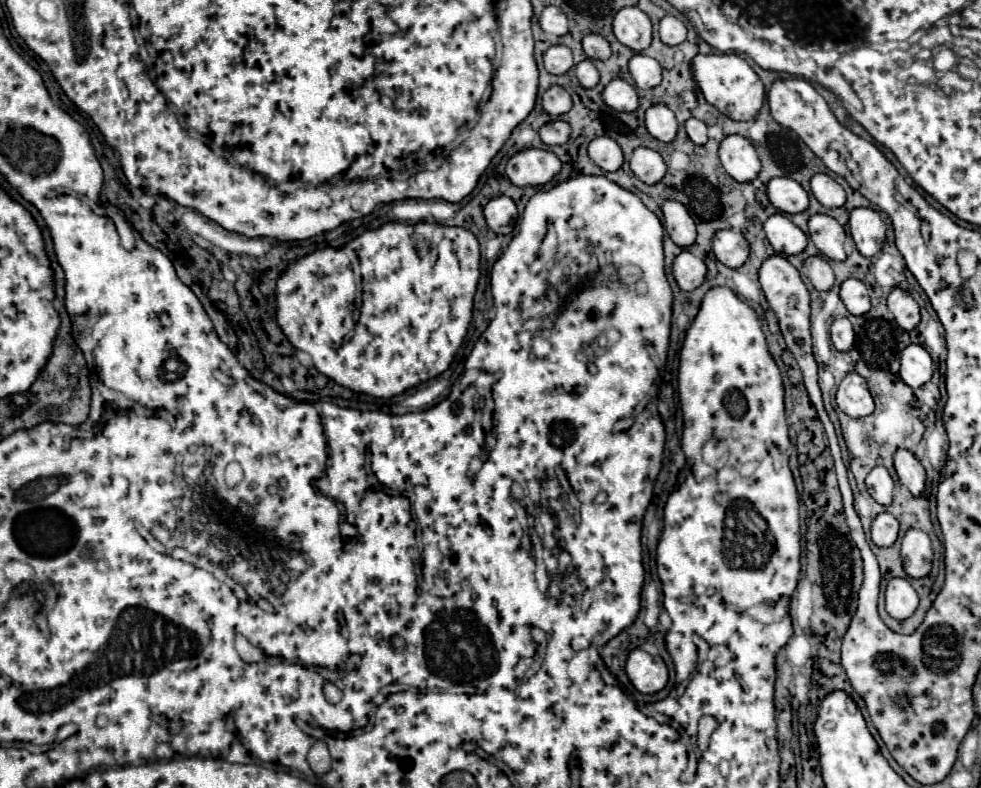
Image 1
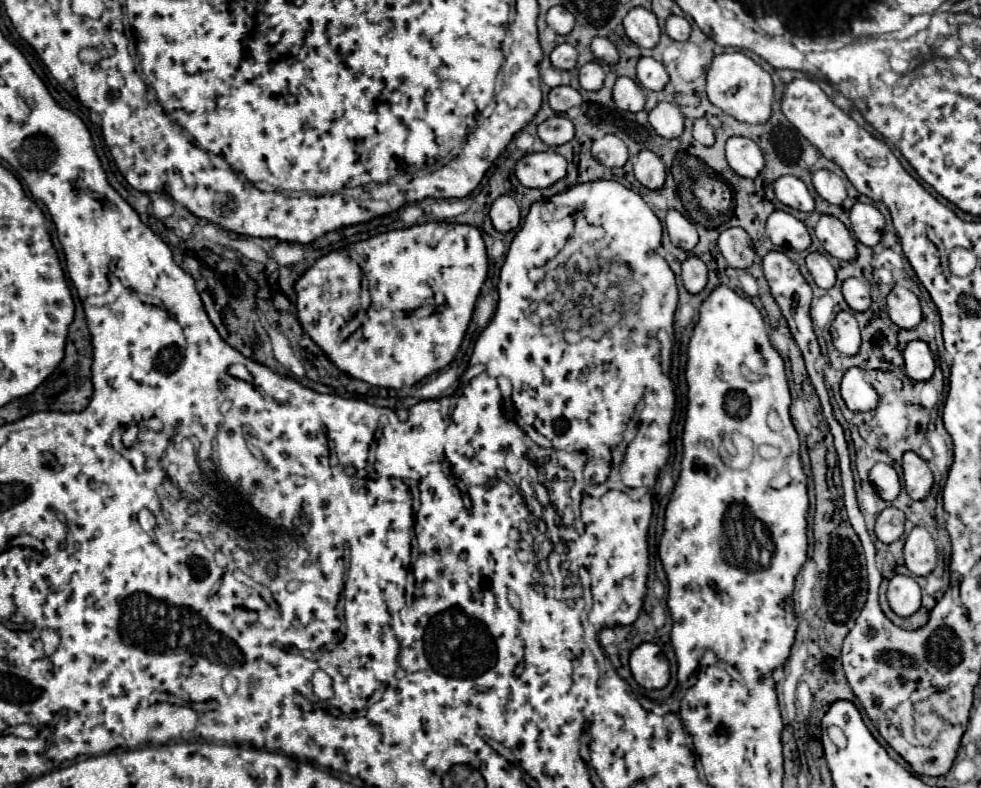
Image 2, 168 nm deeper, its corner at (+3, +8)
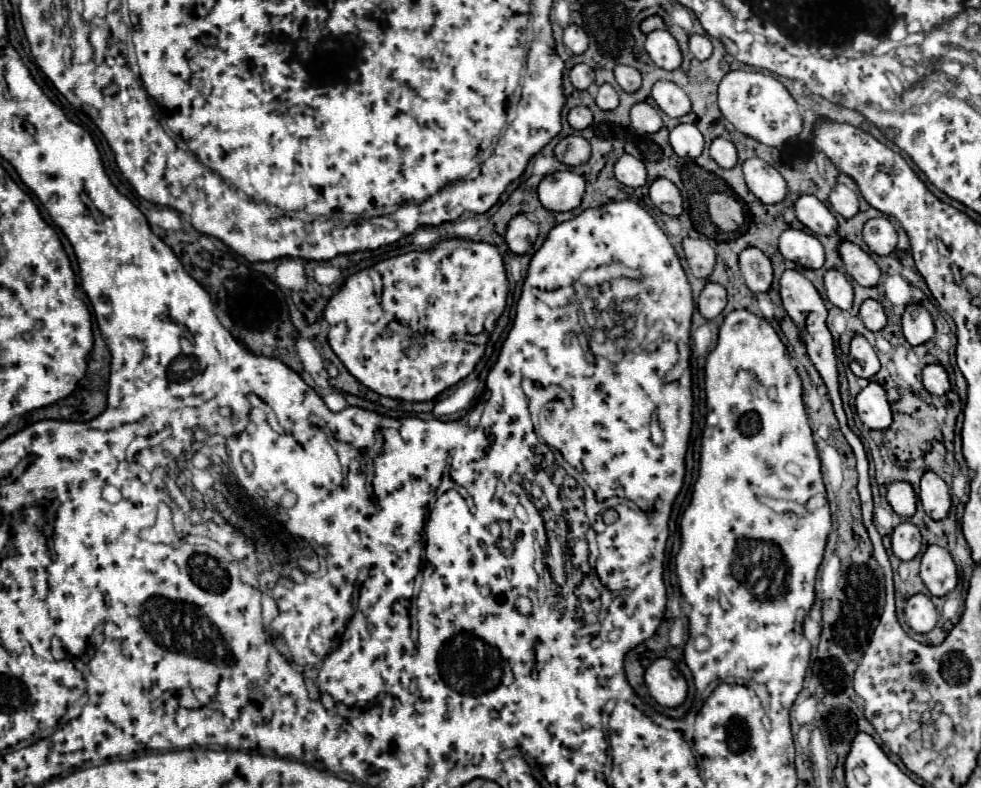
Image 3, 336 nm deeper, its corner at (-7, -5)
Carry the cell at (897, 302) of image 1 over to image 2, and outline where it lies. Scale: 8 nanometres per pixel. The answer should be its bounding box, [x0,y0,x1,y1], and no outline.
[887,285,921,329]

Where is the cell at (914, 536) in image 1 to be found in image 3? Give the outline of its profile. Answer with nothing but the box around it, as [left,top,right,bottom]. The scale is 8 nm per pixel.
[921,546,957,596]

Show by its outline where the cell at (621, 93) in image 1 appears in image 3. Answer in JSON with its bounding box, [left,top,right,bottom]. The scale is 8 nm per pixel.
[631,102,663,134]

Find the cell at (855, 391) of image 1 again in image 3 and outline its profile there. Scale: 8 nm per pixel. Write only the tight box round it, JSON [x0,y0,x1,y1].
[855,382,893,430]

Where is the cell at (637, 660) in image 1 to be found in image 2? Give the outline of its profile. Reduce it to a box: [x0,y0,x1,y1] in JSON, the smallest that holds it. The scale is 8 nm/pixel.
[629,643,669,689]

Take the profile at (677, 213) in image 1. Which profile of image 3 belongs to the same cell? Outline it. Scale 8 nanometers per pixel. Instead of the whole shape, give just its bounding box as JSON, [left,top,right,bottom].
[683,238,715,278]

